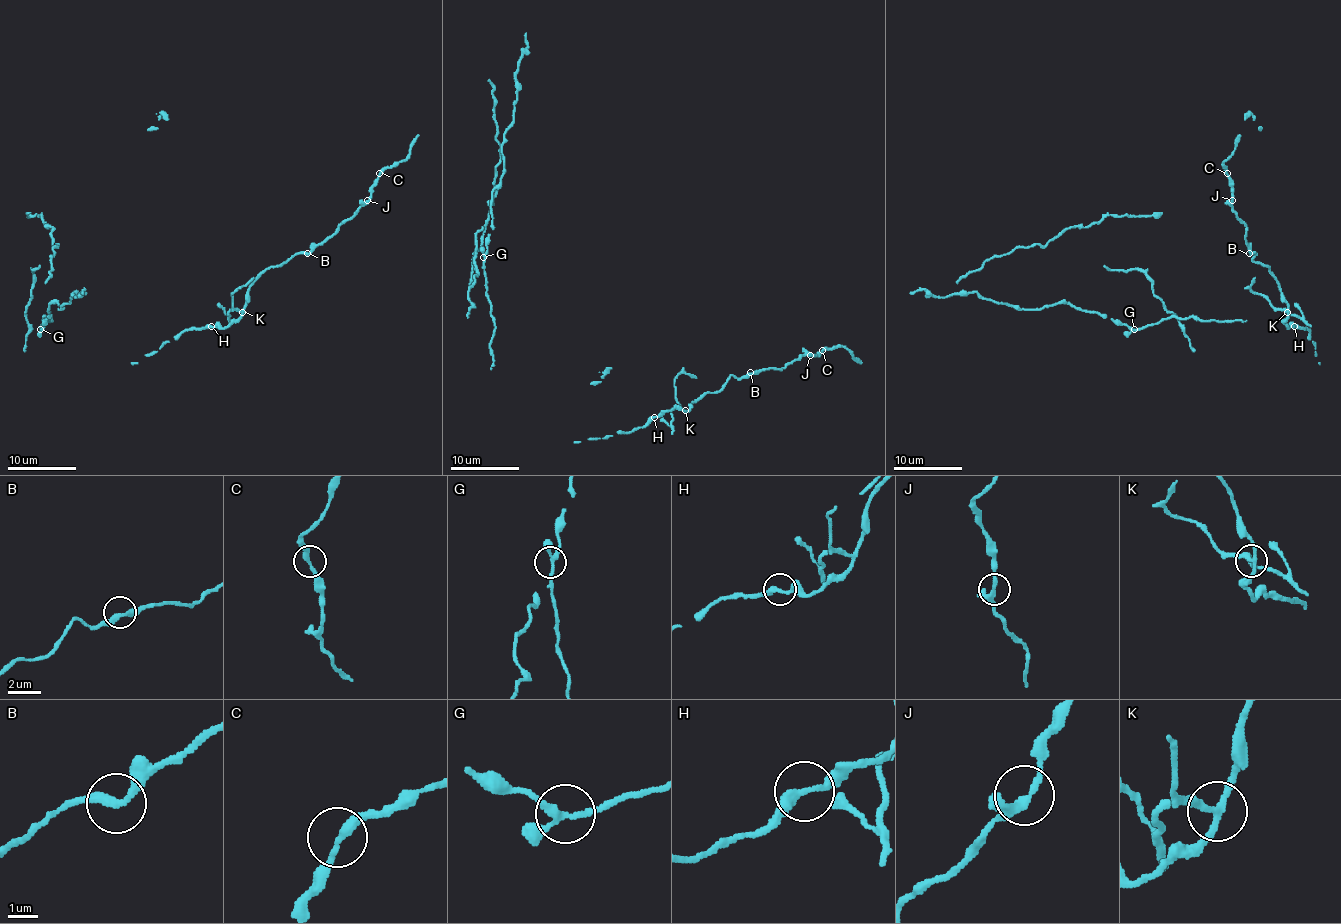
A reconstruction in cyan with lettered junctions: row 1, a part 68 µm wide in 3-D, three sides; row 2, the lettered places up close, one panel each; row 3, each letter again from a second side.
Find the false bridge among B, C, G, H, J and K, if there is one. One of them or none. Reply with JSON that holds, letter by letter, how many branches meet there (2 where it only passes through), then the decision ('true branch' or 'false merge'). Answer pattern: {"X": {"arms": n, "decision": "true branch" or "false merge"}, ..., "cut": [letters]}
{"B": {"arms": 2, "decision": "true branch"}, "C": {"arms": 2, "decision": "true branch"}, "G": {"arms": 3, "decision": "true branch"}, "H": {"arms": 2, "decision": "true branch"}, "J": {"arms": 3, "decision": "true branch"}, "K": {"arms": 3, "decision": "false merge"}, "cut": ["K"]}

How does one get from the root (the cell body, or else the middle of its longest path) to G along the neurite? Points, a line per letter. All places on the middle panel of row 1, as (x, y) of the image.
G: (483, 271), (483, 257)

